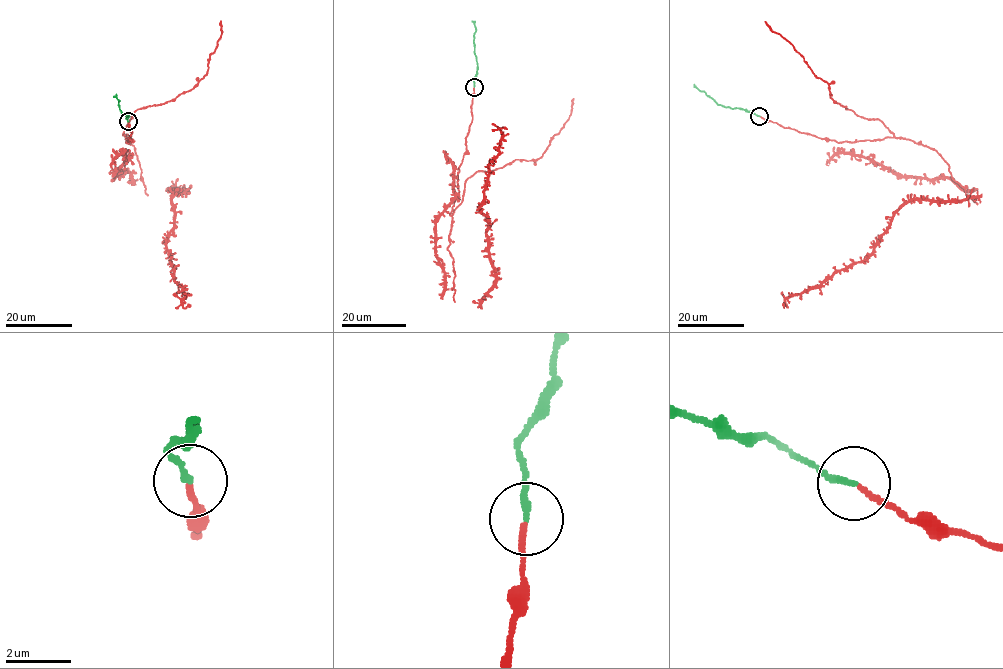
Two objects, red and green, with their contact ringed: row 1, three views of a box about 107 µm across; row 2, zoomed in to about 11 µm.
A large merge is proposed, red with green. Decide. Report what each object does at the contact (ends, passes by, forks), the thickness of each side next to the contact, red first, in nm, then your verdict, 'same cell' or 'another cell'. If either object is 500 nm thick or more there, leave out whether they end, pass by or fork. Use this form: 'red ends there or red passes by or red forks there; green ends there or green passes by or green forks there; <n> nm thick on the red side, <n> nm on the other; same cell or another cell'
red ends there; green ends there; 160 nm thick on the red side, 190 nm on the other; another cell

